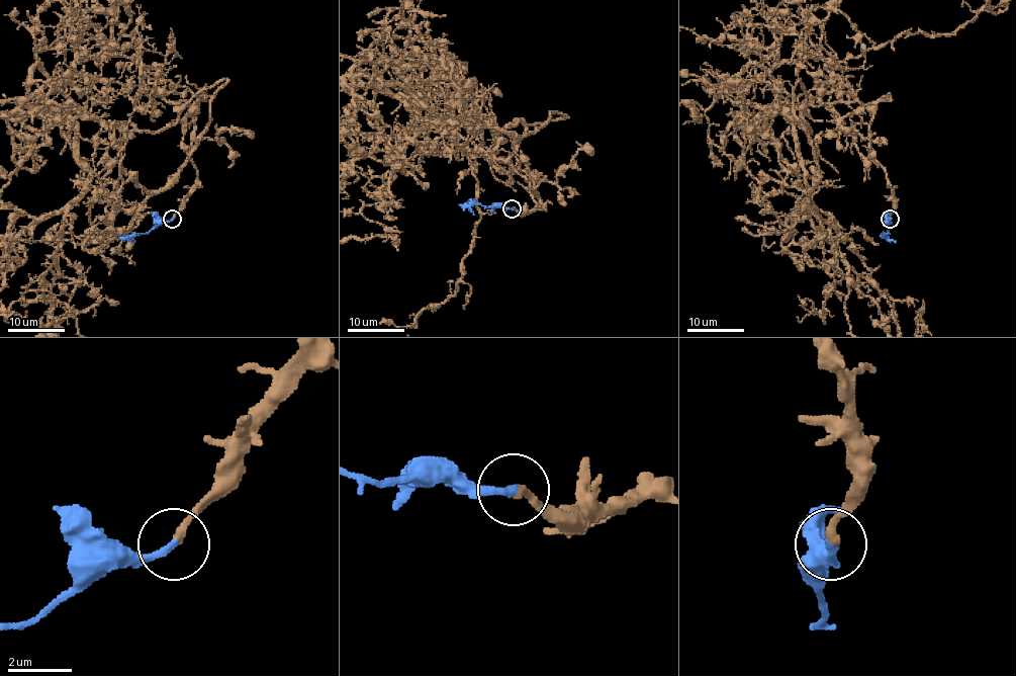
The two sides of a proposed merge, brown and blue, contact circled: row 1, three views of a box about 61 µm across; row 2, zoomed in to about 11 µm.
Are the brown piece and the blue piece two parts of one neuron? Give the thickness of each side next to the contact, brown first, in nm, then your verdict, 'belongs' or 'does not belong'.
260/240 nm | belongs

